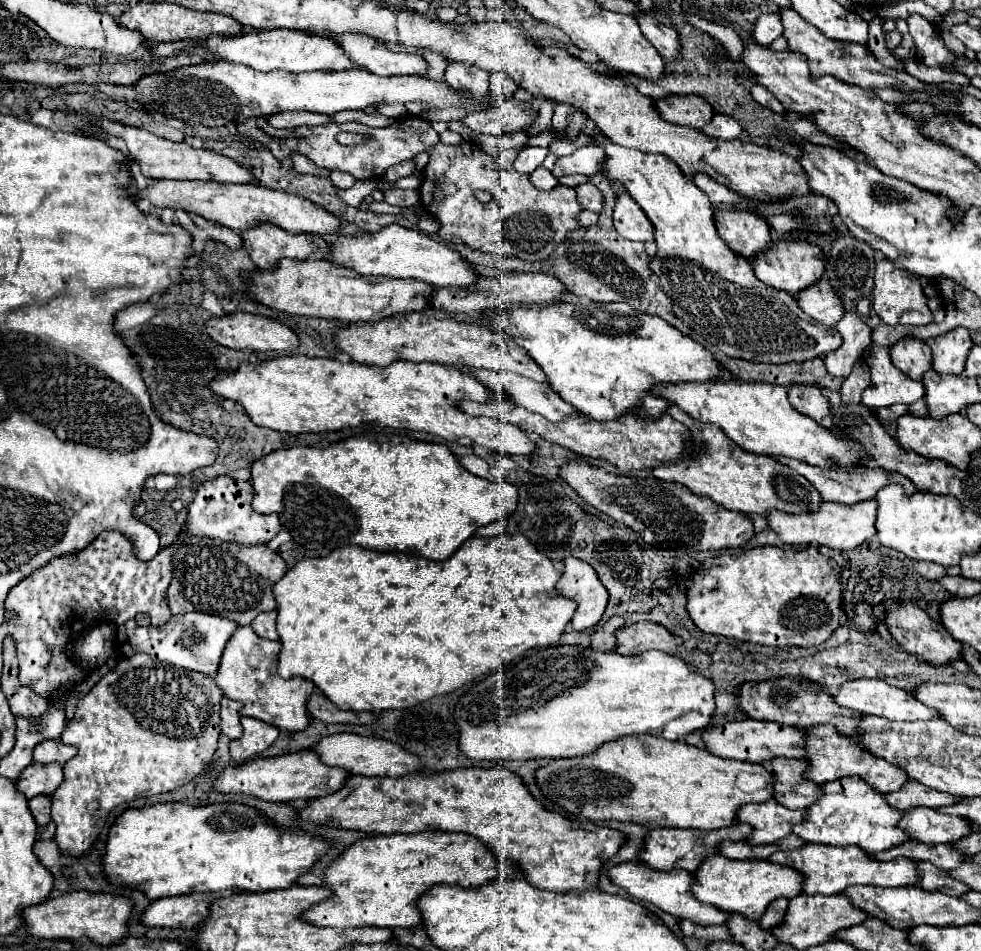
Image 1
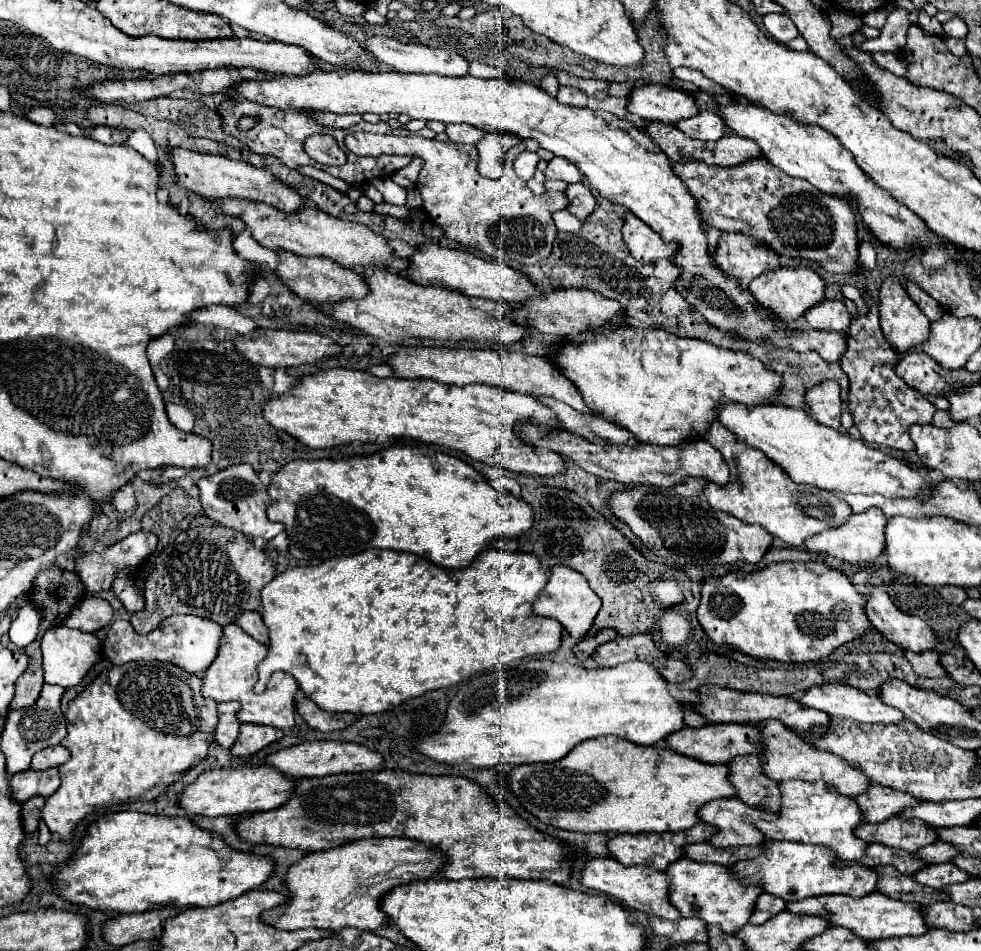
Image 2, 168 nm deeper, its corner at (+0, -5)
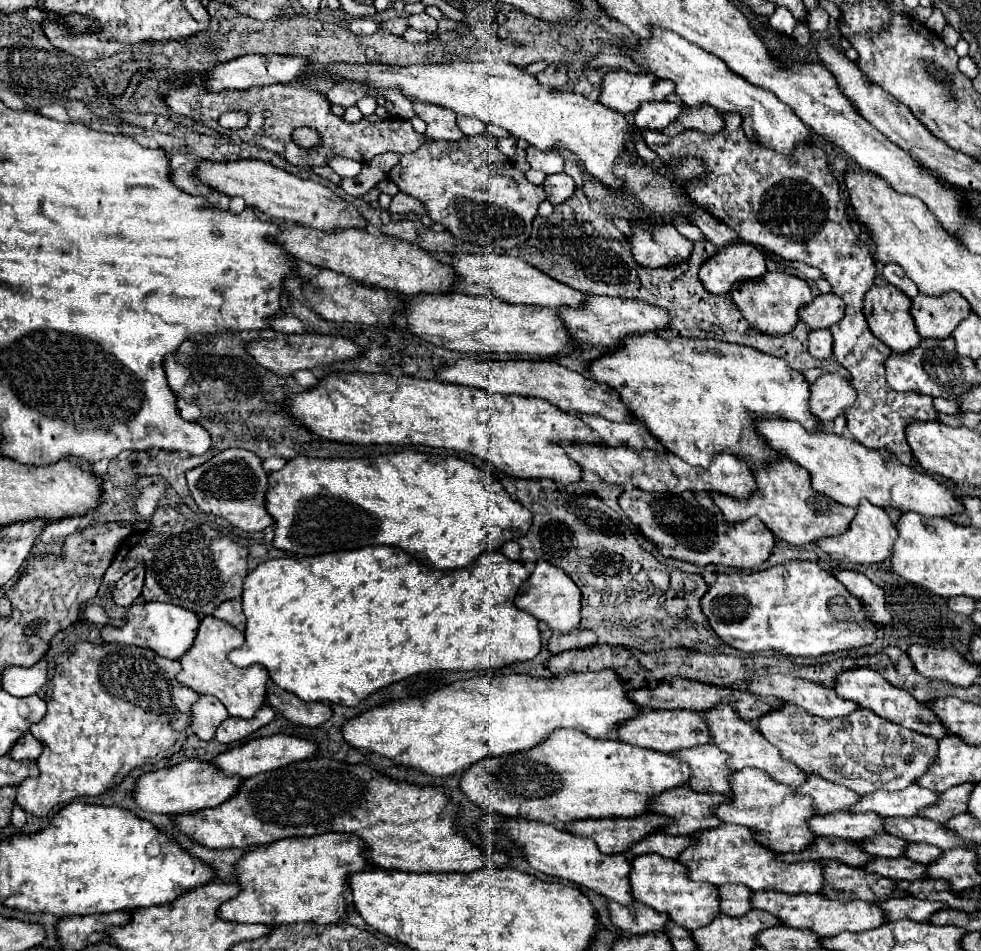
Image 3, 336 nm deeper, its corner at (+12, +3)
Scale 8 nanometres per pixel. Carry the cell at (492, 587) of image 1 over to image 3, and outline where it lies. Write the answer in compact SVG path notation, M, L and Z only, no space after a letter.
M366 546L358 550L342 550L334 554L320 554L304 558L285 557L278 560L266 560L262 562L254 572L250 572L244 580L244 594L242 594L242 608L246 614L246 632L244 632L244 646L238 650L232 650L228 654L228 660L234 666L246 668L254 662L260 662L268 668L270 678L284 690L296 694L304 702L328 702L328 704L344 704L344 706L356 706L364 698L372 696L376 690L390 686L398 680L404 680L414 674L422 672L436 672L436 670L448 670L448 672L460 672L460 670L492 670L498 666L530 660L540 652L540 630L538 620L530 616L528 612L516 608L514 598L520 588L520 584L530 576L530 572L524 568L522 562L508 560L500 550L490 550L480 554L472 566L458 568L458 570L432 570L416 560L410 560L410 554L396 546Z

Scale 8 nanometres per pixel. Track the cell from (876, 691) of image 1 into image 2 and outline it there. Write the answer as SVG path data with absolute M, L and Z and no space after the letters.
M846 684L812 686L802 694L798 702L808 708L822 710L828 716L850 718L862 724L872 724L872 722L890 724L904 720L904 714L896 708L882 704L878 694L862 692Z

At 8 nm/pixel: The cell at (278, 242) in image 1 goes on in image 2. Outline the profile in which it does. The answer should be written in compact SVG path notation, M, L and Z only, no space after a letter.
M276 250L276 254L280 256L278 278L306 302L312 302L316 306L322 306L326 302L338 304L342 300L348 300L348 298L358 300L368 294L368 284L364 278L360 278L352 270L344 270L342 266L336 266L336 262L332 262L332 260L304 258L304 256L296 256L292 252L284 252L284 250Z

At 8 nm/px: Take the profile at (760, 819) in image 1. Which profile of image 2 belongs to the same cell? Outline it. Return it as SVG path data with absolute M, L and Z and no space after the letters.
M736 798L712 800L704 804L704 808L700 808L698 816L700 816L700 822L706 822L718 828L716 836L708 840L716 848L758 846L764 842L762 832L754 826L754 822L760 818L760 812Z

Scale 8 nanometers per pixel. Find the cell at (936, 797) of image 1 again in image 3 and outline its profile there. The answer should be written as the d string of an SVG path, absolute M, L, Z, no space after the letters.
M810 776L808 784L798 786L796 792L812 796L816 804L818 814L828 814L828 812L850 812L850 808L860 802L860 794L844 788L842 784L824 780L822 776Z

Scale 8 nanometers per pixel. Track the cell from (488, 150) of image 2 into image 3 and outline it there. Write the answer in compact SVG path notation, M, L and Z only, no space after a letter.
M458 116L458 124L460 124L460 130L466 134L466 136L480 136L480 134L486 134L486 124L476 120L476 118L466 118L466 116Z

